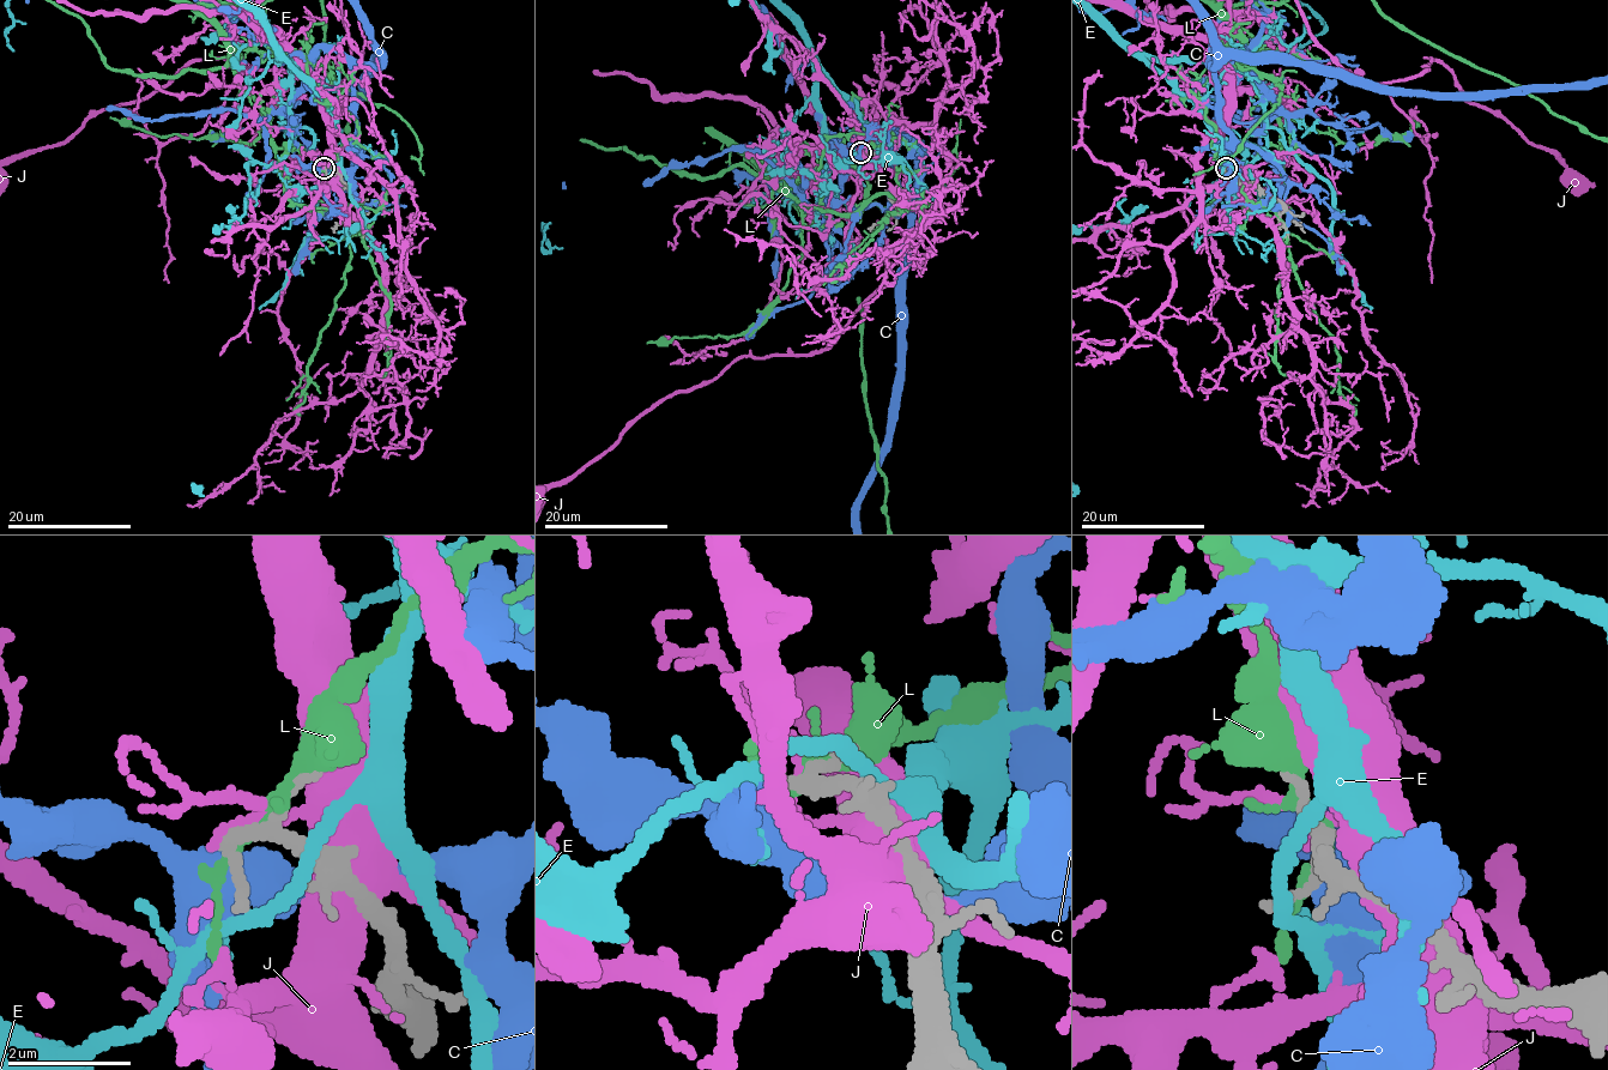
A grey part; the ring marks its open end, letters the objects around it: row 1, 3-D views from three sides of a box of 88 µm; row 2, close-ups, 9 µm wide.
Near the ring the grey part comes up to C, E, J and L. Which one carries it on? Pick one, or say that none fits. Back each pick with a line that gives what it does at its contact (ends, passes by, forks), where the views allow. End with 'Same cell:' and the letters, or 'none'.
Same cell: none

